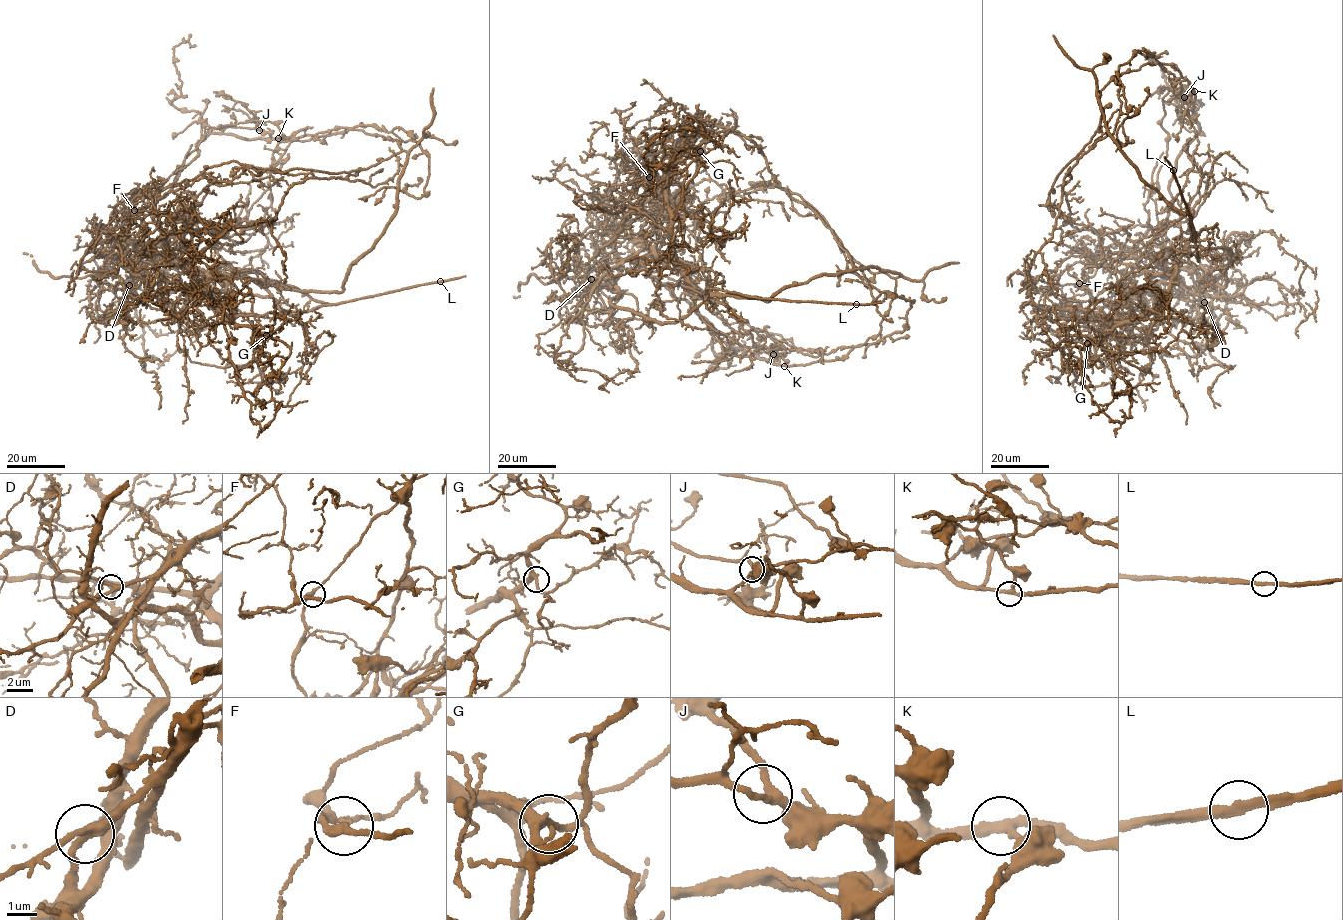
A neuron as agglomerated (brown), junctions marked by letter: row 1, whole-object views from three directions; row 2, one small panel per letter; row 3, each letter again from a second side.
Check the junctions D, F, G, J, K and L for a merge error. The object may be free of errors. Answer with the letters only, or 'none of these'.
F

